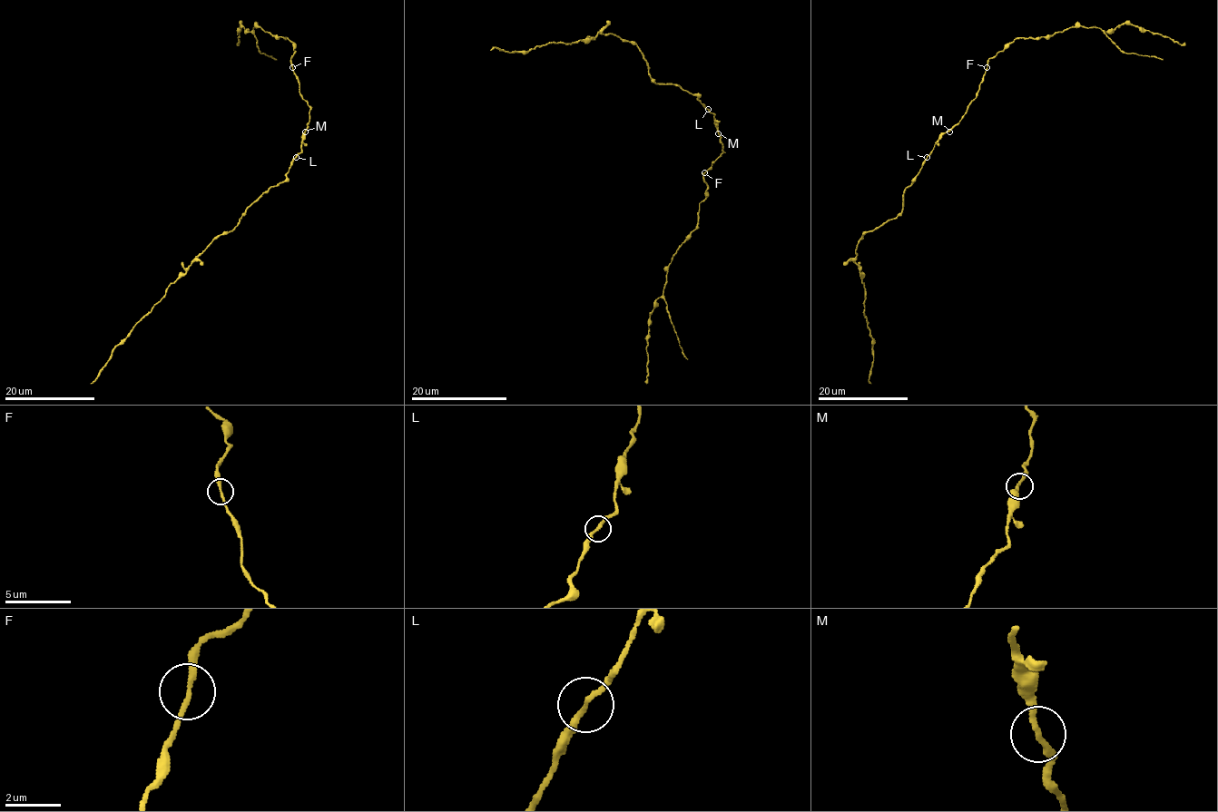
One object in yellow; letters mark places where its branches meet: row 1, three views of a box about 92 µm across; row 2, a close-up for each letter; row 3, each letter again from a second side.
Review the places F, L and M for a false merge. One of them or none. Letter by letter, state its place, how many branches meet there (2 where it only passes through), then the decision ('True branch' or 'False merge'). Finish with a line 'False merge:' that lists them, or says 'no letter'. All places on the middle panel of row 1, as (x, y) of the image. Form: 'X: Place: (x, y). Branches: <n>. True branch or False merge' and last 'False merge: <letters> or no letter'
F: Place: (704, 172). Branches: 2. True branch
L: Place: (708, 109). Branches: 2. True branch
M: Place: (718, 133). Branches: 2. True branch
False merge: no letter

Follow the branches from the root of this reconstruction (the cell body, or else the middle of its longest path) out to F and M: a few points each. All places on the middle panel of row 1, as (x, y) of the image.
F: (713, 114), (723, 151), (704, 172)
M: (713, 114), (718, 133)

